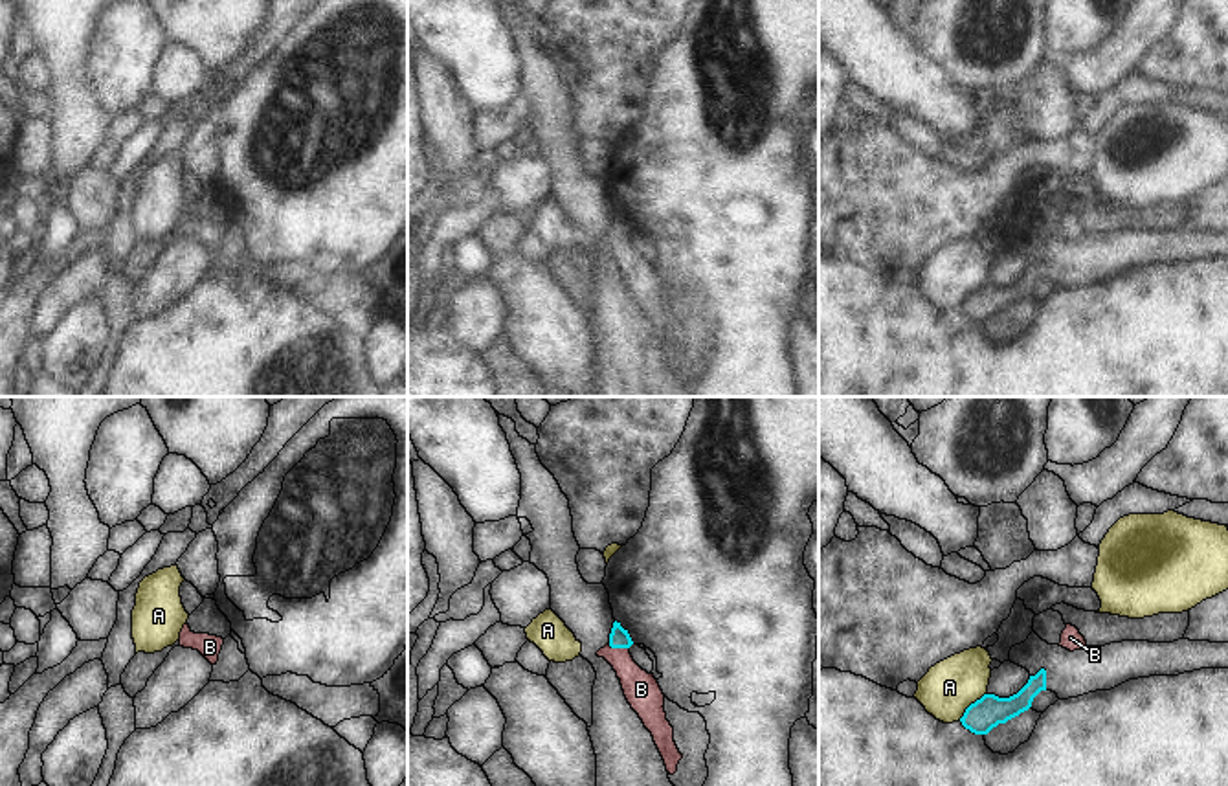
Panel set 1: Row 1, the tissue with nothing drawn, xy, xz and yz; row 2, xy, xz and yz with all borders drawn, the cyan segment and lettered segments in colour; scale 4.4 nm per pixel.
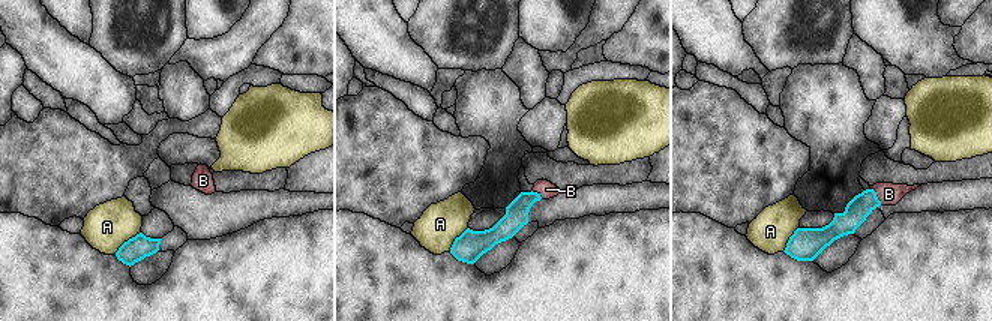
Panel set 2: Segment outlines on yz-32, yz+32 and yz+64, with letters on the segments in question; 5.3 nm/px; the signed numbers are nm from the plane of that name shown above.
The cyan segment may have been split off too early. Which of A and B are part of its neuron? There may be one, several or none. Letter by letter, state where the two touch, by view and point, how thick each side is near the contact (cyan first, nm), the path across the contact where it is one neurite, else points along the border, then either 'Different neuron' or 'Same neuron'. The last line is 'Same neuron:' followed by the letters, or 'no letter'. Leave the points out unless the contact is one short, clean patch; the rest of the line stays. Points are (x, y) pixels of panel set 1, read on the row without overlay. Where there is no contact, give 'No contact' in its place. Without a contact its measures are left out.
A: Touches cyan at yz (970, 294). Thickness 140 nm (cyan) against 240 nm. Different neuron
B: Touches cyan at xz (619, 235). Thickness 90 nm (cyan) against 160 nm. Path across: xz (619, 226), (619, 235), (621, 250), (641, 278). Same neuron
Same neuron: B.

